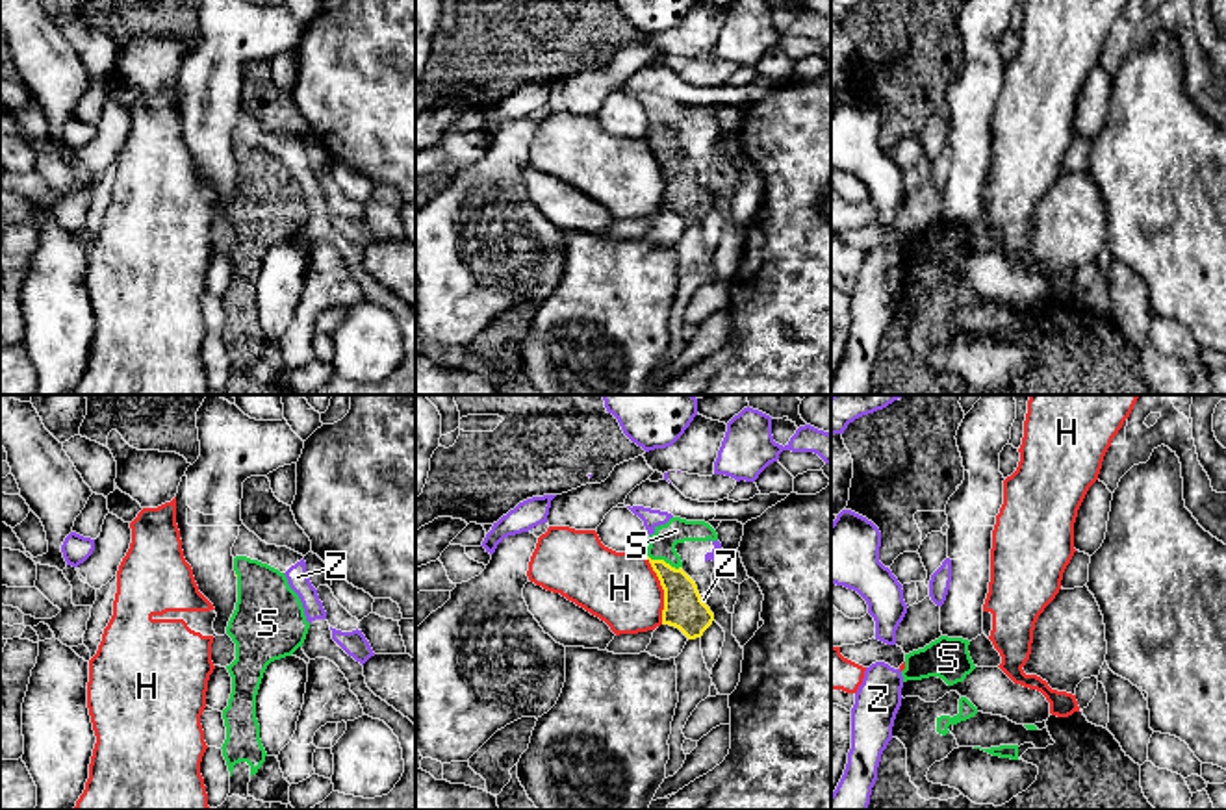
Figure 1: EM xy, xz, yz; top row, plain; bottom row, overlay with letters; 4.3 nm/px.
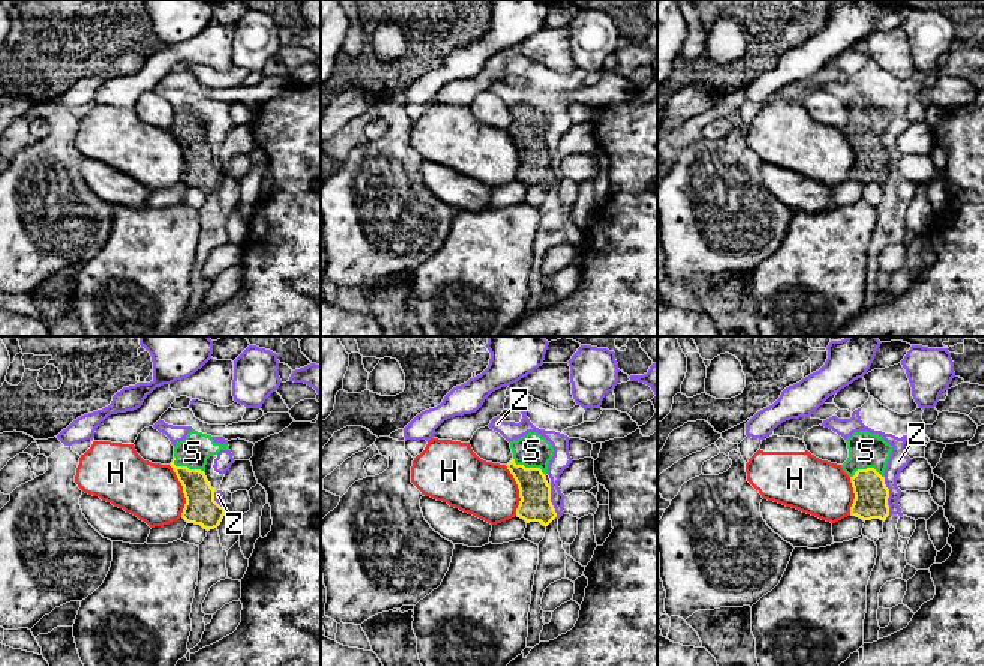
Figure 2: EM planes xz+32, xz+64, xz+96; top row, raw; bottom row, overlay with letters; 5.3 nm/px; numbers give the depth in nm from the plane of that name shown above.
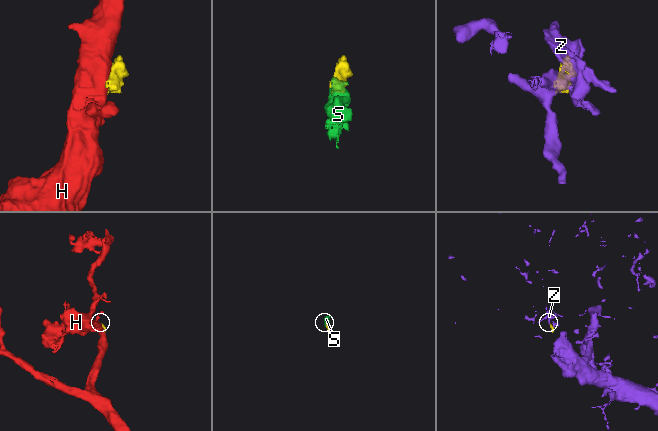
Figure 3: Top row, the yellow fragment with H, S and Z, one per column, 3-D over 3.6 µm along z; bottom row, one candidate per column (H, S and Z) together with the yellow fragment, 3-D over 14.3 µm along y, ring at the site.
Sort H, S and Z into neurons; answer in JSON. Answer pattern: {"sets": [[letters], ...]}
{"sets": [["H"], ["S"], ["Z"]]}

